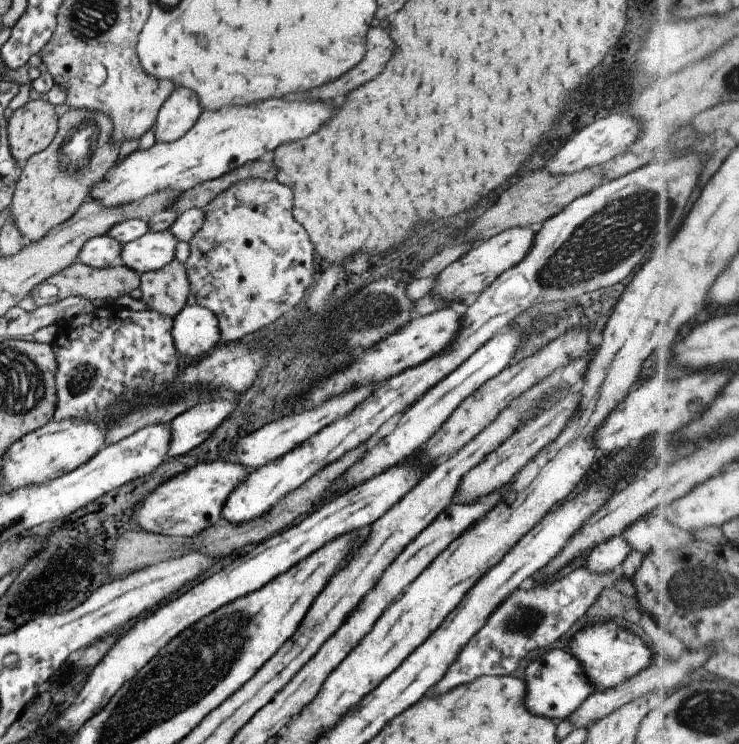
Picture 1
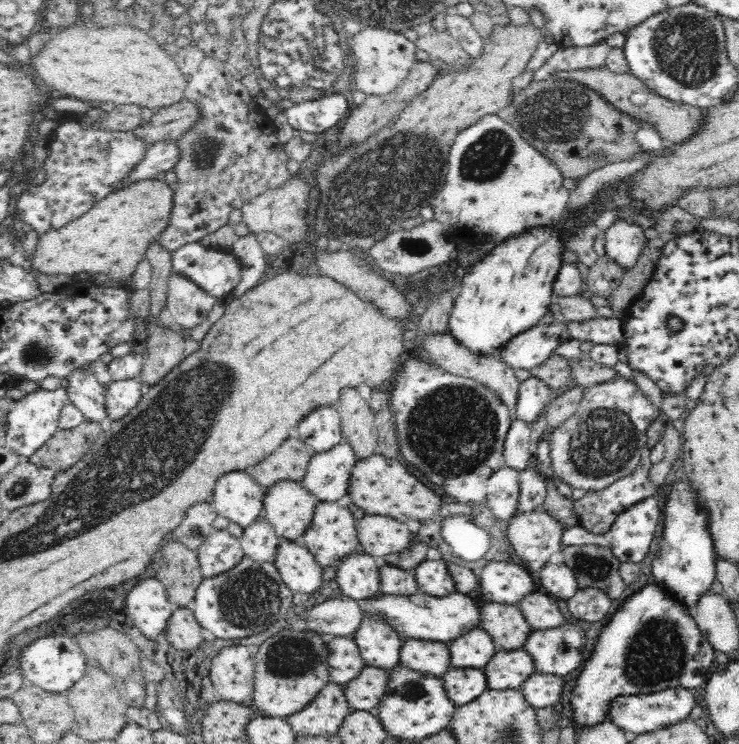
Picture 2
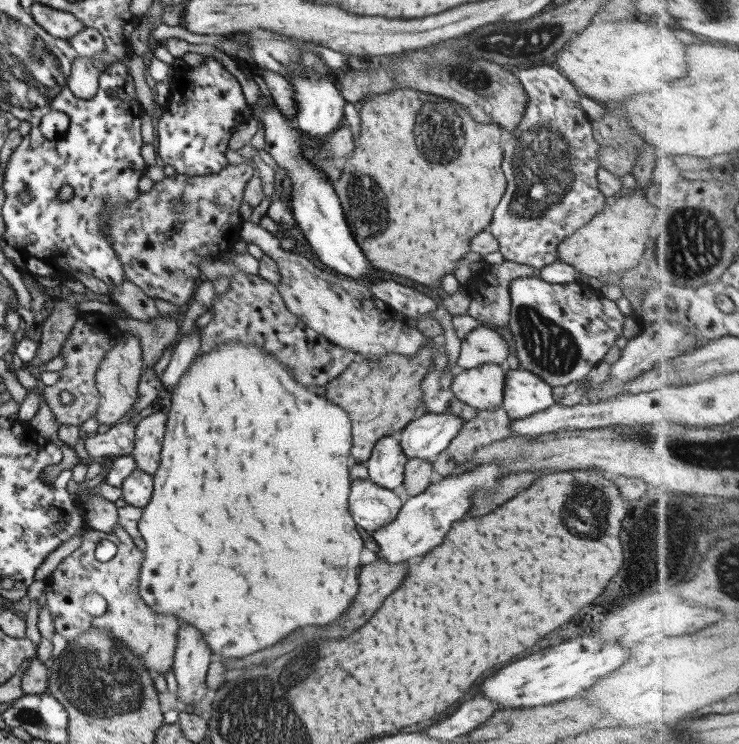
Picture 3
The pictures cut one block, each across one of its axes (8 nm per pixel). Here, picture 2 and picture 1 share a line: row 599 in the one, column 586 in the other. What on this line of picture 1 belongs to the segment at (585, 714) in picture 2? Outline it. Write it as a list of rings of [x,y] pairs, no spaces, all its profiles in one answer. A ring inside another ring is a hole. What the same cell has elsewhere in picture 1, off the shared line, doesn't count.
[[[599,621],[588,624],[574,634],[569,647],[571,654],[584,668],[596,691],[605,691],[636,676],[653,663],[653,654],[641,636],[617,622]]]

